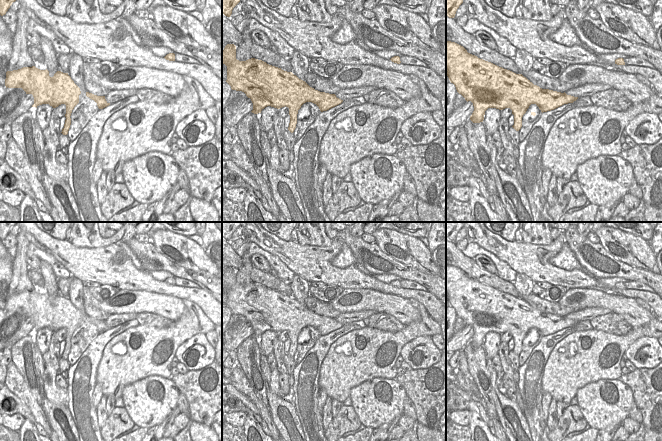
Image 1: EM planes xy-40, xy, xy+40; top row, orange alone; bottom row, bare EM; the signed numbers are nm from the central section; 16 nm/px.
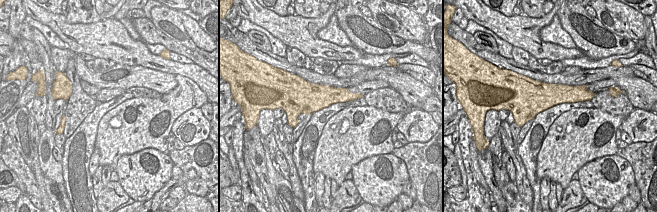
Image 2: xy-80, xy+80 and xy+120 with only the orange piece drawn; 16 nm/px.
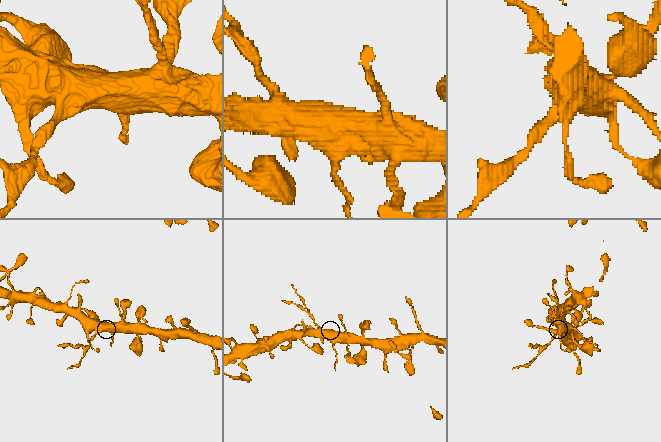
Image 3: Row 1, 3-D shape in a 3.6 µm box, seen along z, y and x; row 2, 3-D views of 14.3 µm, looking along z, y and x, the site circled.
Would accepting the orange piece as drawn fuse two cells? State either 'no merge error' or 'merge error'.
merge error

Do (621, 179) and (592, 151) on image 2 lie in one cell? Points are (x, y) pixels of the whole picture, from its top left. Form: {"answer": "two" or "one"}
{"answer": "two"}

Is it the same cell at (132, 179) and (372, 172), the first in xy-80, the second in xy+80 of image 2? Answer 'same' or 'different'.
same

